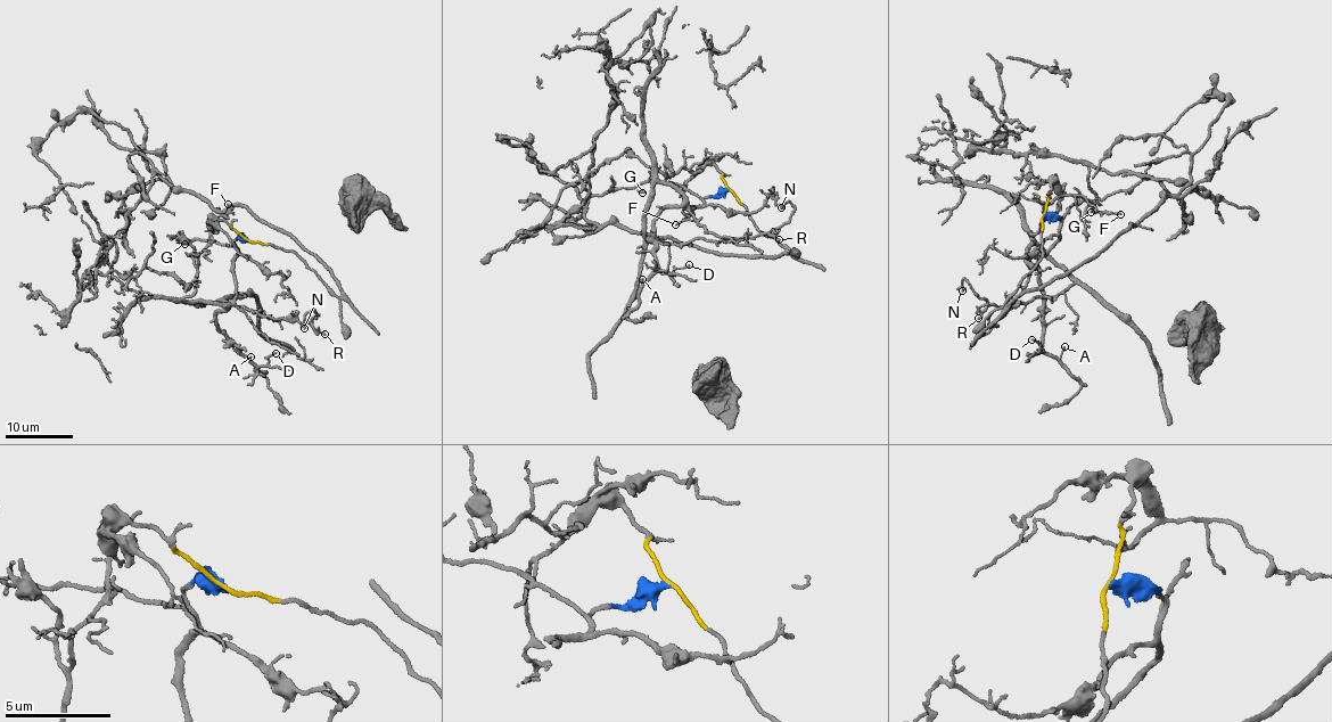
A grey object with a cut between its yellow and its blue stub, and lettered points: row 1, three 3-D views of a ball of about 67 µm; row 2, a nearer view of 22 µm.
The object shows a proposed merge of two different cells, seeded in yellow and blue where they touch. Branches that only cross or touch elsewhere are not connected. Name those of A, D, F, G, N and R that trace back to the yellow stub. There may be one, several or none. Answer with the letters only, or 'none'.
none

